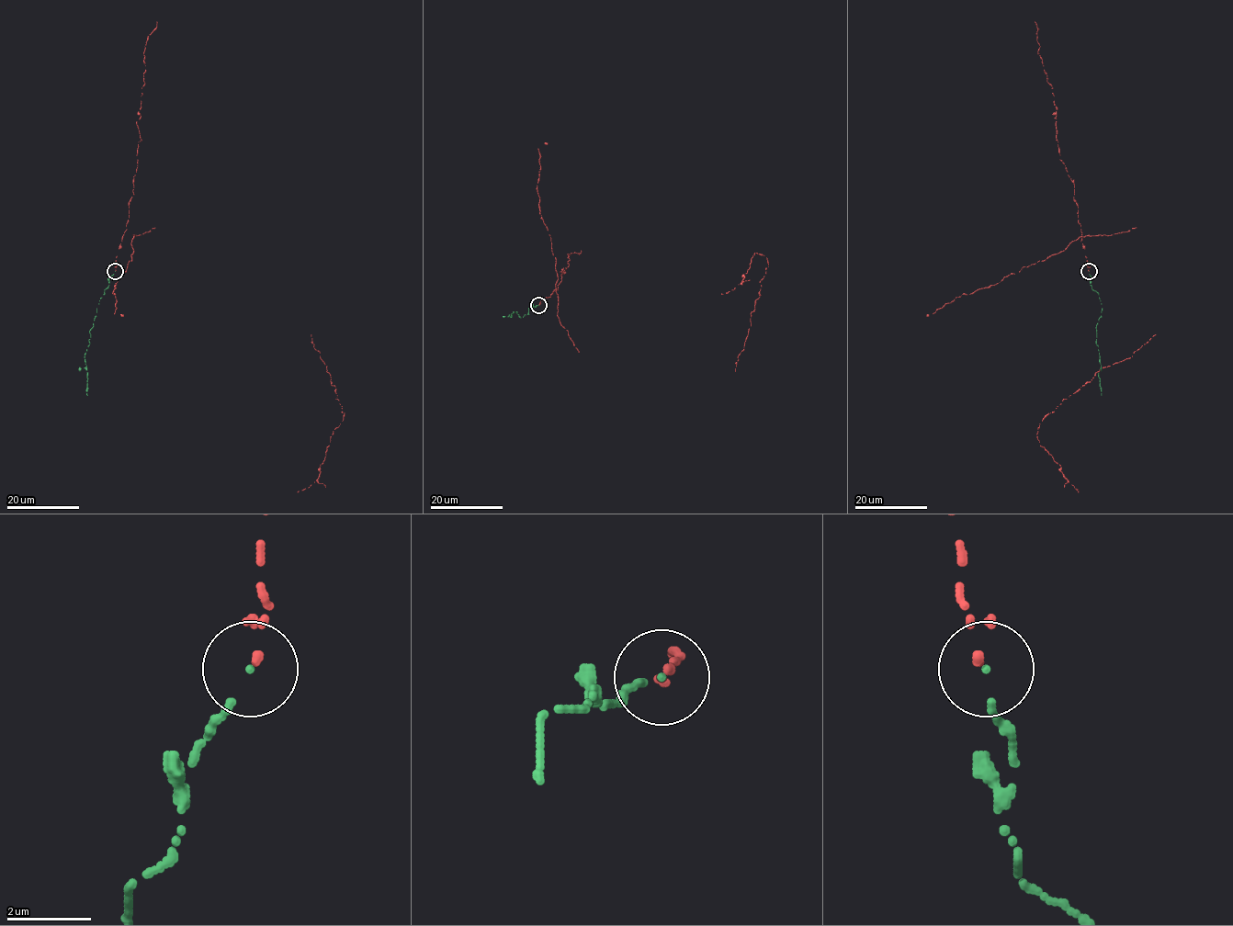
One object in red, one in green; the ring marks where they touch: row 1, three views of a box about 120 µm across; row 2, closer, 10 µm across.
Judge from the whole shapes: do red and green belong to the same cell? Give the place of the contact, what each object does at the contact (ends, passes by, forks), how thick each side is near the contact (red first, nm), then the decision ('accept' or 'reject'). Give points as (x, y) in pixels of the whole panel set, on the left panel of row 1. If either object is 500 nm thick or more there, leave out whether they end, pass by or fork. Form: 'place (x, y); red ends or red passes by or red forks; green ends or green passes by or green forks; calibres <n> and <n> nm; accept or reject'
place (115, 271); red ends; green ends; calibres 170 and 90 nm; accept

